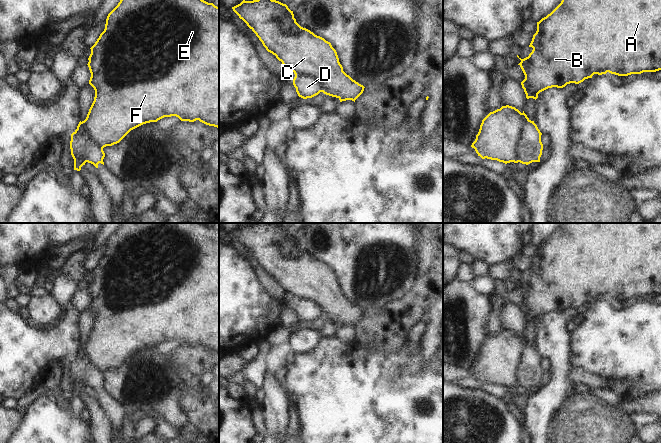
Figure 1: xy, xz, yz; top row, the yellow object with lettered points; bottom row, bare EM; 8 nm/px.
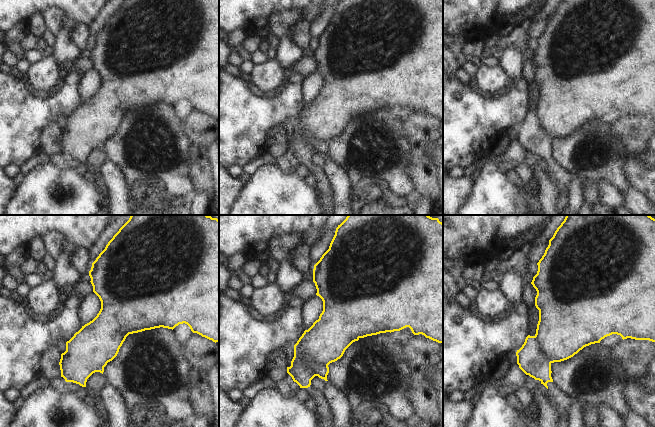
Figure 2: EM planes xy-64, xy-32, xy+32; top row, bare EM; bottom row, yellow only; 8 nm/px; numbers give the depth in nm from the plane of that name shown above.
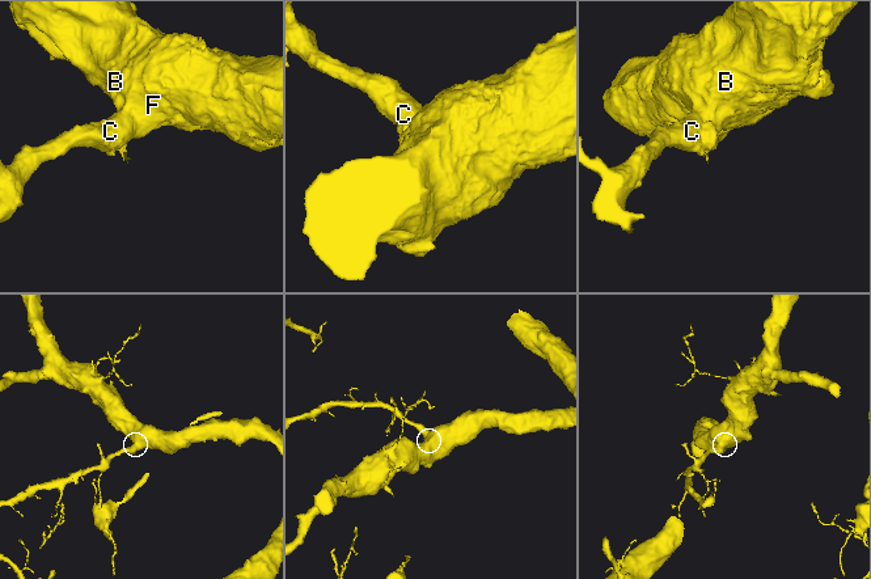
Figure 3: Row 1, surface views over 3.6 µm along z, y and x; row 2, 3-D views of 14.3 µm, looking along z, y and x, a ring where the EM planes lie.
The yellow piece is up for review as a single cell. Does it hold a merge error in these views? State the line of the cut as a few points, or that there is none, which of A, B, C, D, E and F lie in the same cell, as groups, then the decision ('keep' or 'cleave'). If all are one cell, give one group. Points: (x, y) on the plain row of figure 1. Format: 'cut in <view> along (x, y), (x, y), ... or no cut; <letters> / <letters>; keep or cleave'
cut in yz along (528, 343), (523, 350), (516, 371), (517, 385); A B C E F / D; cleave

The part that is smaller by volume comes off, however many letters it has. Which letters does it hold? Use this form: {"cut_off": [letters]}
{"cut_off": ["D"]}

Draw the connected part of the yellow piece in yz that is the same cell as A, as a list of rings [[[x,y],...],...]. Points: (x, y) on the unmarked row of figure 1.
[[[562,223],[561,227],[550,238],[542,242],[539,246],[537,246],[537,255],[533,259],[533,262],[529,271],[532,271],[533,274],[529,278],[528,281],[521,283],[517,279],[517,281],[521,284],[521,286],[518,289],[521,291],[525,299],[525,303],[521,306],[521,309],[522,309],[522,312],[524,313],[527,323],[533,322],[536,324],[538,322],[538,318],[548,312],[552,312],[552,311],[563,312],[567,308],[570,308],[570,307],[579,308],[583,306],[585,303],[592,302],[594,298],[602,299],[609,296],[611,298],[615,298],[618,300],[628,300],[631,298],[641,298],[643,296],[659,295],[661,294],[661,223]]]

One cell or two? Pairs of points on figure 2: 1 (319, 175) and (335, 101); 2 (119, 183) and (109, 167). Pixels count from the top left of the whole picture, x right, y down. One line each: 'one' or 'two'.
1: one
2: one

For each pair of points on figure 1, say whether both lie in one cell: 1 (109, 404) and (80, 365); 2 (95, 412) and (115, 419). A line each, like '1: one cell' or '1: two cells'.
1: one cell
2: two cells

